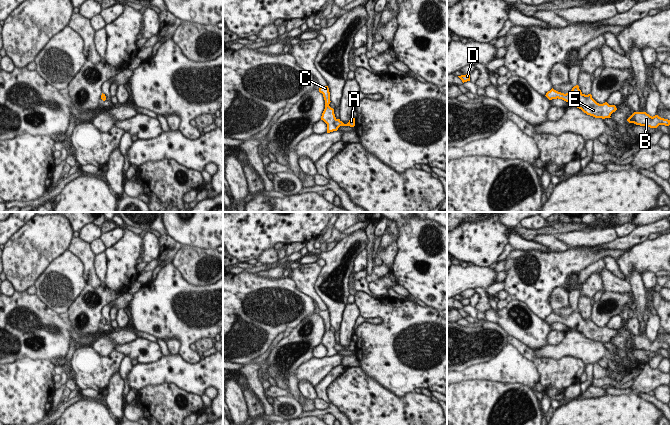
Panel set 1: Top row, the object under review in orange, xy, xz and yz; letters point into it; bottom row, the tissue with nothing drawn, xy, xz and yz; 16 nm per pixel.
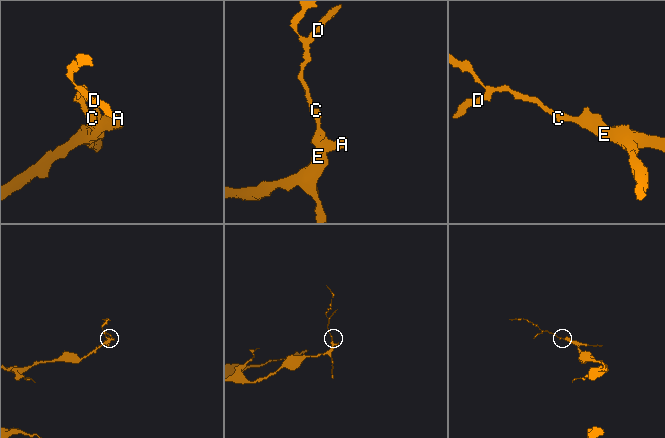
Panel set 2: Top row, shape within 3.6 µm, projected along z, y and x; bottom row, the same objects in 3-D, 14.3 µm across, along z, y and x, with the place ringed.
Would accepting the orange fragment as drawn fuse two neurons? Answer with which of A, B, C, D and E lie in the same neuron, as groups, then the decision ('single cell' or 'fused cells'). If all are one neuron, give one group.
A B C D E; single cell

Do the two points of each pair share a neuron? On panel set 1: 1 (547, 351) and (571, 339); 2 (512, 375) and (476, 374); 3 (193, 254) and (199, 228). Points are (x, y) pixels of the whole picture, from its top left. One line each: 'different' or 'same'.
1: same
2: same
3: different

